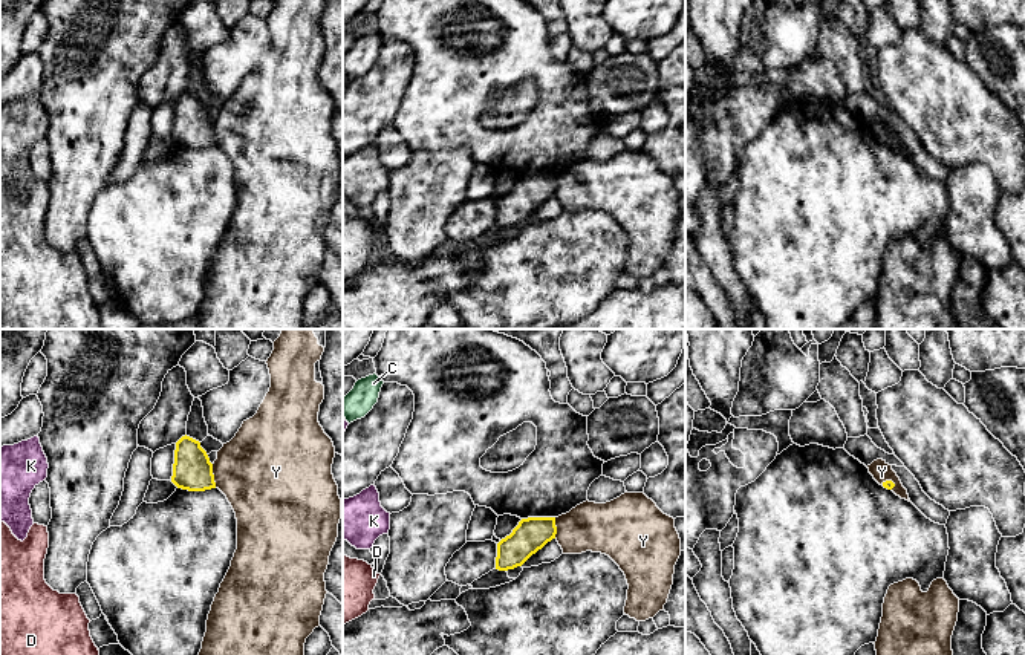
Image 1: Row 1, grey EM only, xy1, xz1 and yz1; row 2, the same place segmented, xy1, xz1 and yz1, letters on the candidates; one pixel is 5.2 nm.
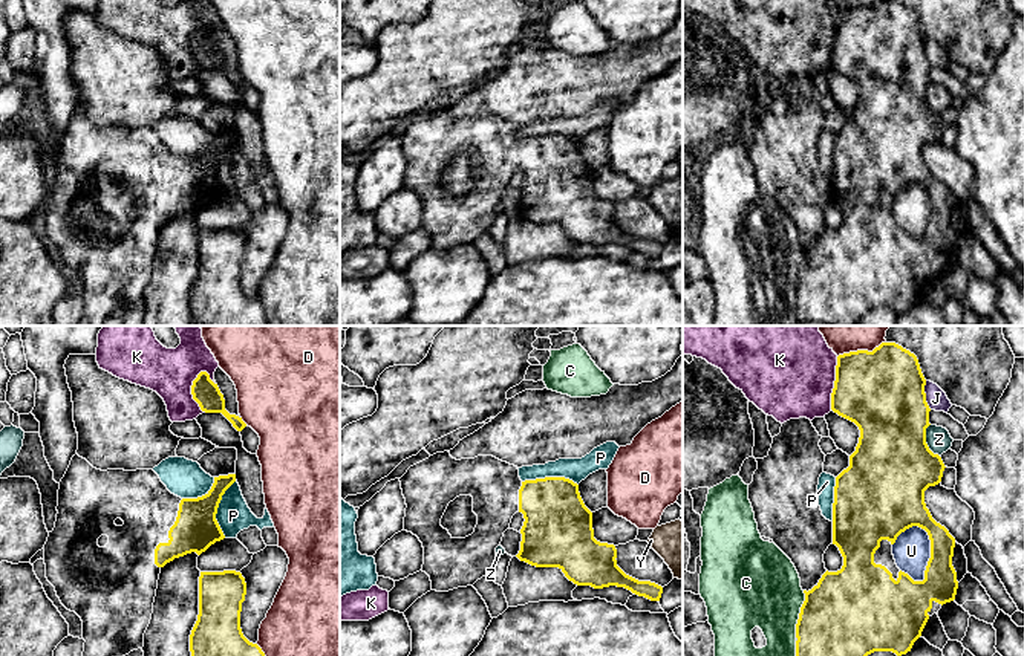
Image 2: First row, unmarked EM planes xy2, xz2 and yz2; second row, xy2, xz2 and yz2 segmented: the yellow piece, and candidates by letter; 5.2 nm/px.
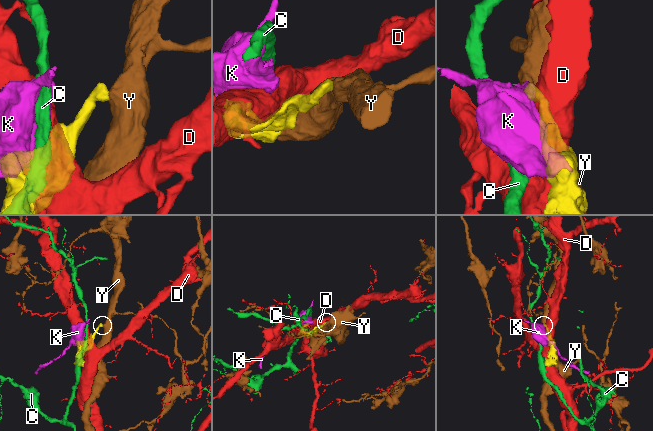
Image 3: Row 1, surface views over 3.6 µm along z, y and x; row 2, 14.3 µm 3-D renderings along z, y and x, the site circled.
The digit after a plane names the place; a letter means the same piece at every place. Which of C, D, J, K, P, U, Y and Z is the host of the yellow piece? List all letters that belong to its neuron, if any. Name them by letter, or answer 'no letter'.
no letter

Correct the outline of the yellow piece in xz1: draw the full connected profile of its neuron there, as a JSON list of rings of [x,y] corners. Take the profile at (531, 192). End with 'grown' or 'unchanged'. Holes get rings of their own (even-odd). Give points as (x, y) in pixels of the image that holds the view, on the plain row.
[[[555,174],[522,176],[509,193],[497,200],[496,226],[522,223],[532,211],[555,196]]]; unchanged

